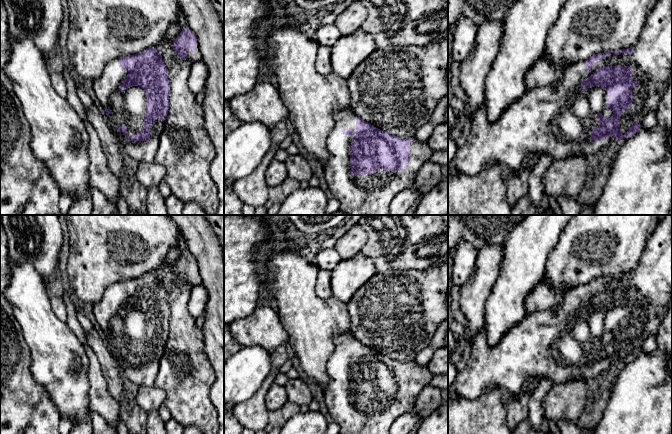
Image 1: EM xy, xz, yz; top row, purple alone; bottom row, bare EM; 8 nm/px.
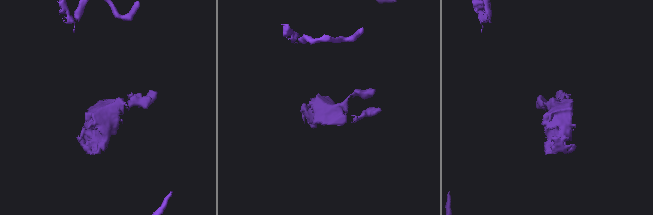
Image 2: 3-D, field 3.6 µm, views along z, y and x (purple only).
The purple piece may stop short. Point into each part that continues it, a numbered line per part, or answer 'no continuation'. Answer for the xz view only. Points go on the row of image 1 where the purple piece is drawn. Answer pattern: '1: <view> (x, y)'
1: xz (371, 194)

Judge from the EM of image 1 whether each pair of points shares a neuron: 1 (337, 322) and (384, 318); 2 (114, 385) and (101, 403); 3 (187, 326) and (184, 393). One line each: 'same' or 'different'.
1: different
2: different
3: same

